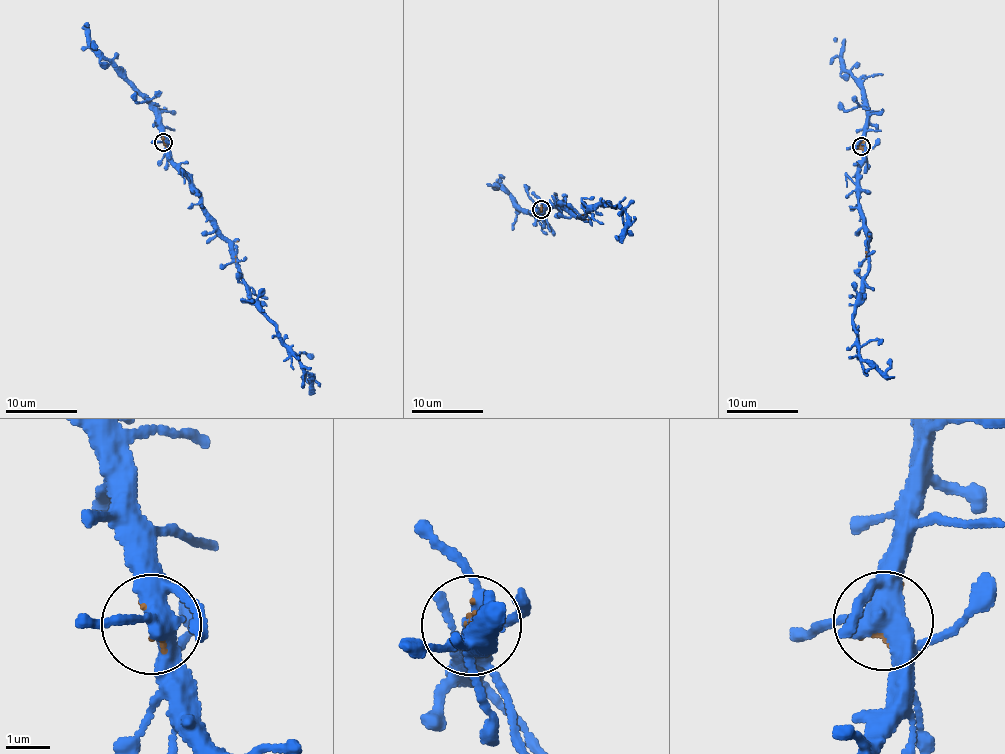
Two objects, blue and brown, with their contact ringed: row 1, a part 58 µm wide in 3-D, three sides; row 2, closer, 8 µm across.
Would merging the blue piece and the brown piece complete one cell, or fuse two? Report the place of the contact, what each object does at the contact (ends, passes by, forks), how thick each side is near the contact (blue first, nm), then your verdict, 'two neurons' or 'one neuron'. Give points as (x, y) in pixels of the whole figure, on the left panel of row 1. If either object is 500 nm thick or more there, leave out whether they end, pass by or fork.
(163, 142) | blue forks | brown ends | 440/100 nm | one neuron

